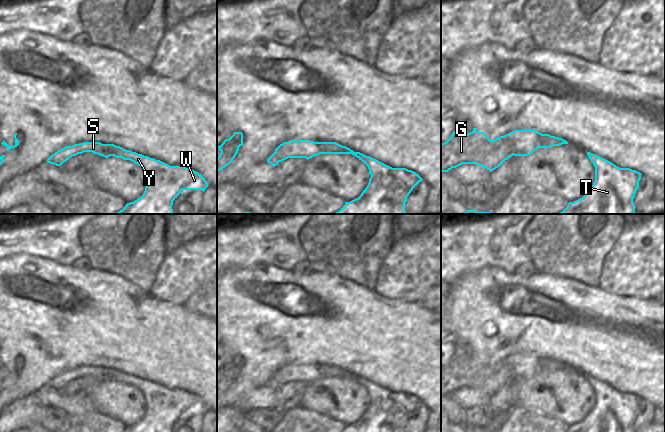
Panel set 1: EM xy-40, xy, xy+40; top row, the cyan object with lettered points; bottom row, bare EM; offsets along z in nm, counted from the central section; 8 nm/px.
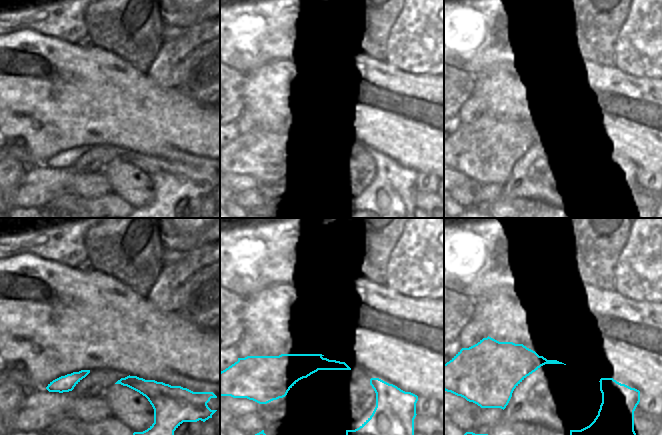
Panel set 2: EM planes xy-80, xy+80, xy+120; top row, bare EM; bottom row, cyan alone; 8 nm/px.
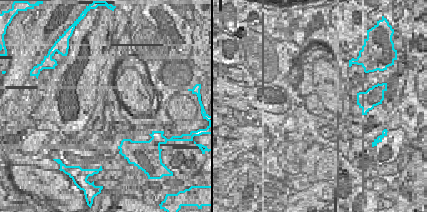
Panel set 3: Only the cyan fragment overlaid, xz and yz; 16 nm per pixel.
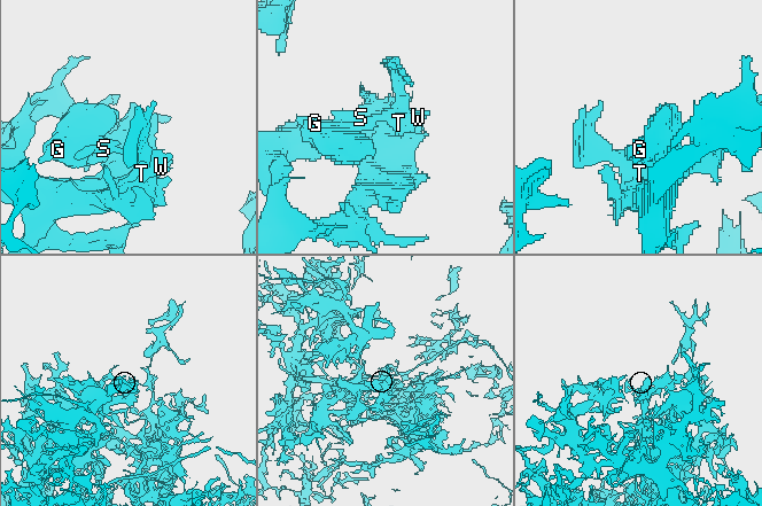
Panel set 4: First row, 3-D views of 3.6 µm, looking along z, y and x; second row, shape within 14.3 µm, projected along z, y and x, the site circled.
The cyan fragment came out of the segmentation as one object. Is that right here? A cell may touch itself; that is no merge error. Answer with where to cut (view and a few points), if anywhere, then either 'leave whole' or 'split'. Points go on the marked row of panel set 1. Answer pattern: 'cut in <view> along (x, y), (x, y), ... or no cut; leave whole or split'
cut in xy+40 along (550, 135), (543, 135), (529, 151), (516, 150), (513, 154); split

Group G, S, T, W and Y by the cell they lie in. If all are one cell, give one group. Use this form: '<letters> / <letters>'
G / S T W Y

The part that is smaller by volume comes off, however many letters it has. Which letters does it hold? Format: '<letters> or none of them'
G

